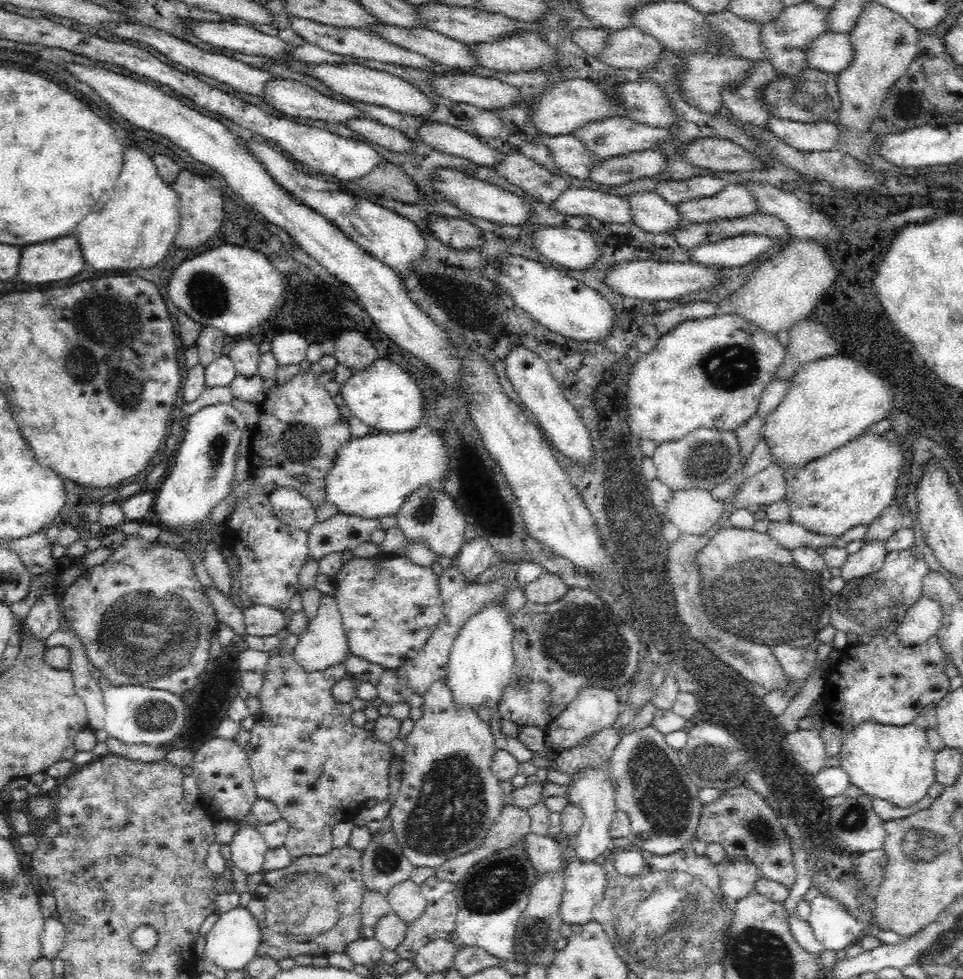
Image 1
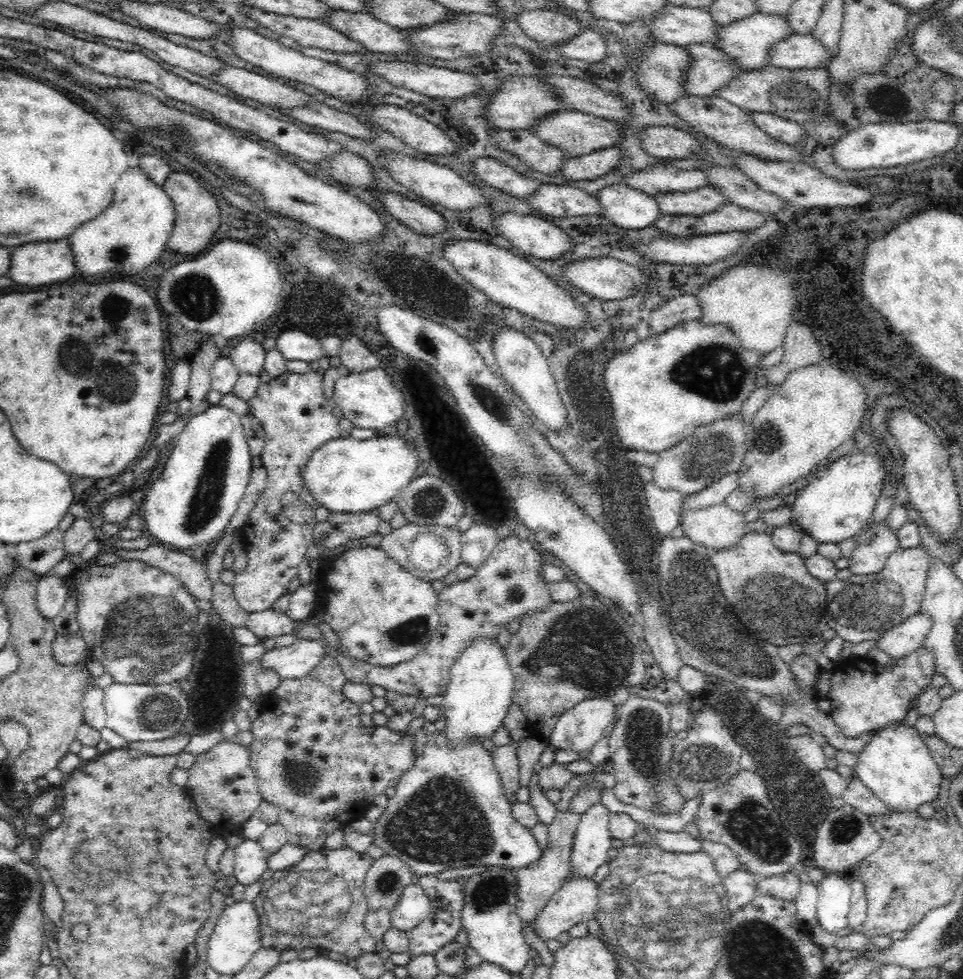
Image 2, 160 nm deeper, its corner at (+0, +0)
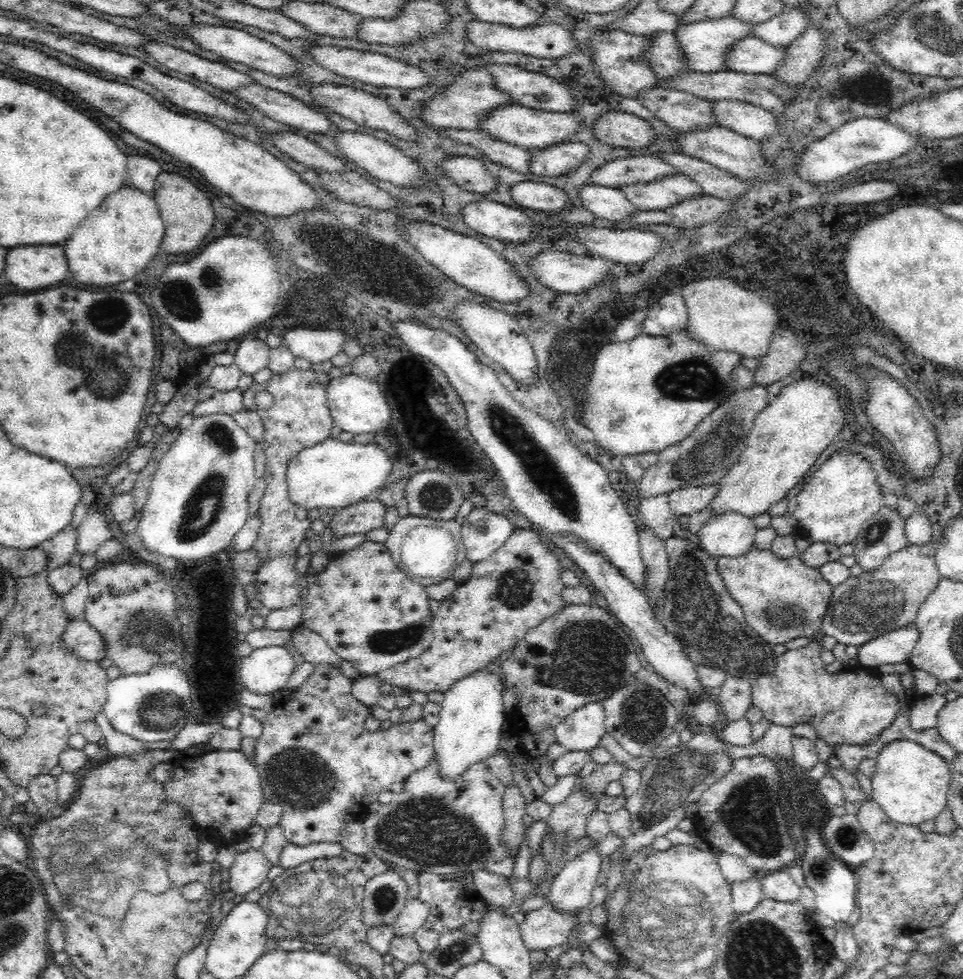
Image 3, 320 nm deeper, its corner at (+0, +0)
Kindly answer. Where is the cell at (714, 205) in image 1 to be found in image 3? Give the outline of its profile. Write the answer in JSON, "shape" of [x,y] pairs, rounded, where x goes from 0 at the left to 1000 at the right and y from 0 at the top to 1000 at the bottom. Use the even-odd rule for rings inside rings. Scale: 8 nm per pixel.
{"shape":[[[704,176],[679,186],[658,186],[638,193],[648,197],[663,216],[690,215],[706,204],[730,198],[725,187]]]}

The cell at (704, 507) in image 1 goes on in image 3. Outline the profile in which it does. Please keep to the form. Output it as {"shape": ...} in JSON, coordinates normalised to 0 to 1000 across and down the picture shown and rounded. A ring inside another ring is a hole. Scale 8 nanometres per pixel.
{"shape":[[[753,523],[739,528],[727,541],[725,559],[739,570],[764,570],[779,564],[788,542],[781,530],[765,523]]]}

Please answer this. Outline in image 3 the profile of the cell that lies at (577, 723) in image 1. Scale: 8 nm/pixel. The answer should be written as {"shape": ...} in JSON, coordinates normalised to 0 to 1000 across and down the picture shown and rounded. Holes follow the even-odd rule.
{"shape":[[[612,717],[591,729],[576,744],[579,760],[588,766],[615,766],[628,749],[628,733],[623,717]]]}

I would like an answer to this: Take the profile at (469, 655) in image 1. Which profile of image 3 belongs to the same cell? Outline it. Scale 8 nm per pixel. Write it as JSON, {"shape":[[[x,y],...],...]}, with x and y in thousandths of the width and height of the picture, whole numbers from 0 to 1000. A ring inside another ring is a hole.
{"shape":[[[505,684],[491,686],[488,691],[472,697],[460,707],[459,727],[450,742],[450,768],[457,772],[457,780],[461,780],[461,793],[465,797],[474,797],[492,779],[504,777],[520,766],[519,754],[523,745],[521,737],[531,737],[521,721],[521,699],[515,688],[507,688]]]}

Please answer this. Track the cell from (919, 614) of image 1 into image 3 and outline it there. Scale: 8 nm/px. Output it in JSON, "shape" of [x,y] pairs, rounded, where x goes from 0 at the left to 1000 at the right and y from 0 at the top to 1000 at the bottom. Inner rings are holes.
{"shape":[[[946,638],[911,650],[890,662],[894,681],[910,681],[916,678],[934,678],[944,674],[945,667],[953,656],[953,642]]]}

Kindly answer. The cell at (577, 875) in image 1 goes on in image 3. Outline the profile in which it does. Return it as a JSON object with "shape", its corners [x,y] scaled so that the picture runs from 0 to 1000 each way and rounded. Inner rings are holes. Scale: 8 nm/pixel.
{"shape":[[[567,923],[559,930],[545,934],[544,940],[539,943],[540,958],[548,970],[569,970],[573,966],[582,966],[593,955],[594,946],[598,944],[598,935],[582,933]]]}

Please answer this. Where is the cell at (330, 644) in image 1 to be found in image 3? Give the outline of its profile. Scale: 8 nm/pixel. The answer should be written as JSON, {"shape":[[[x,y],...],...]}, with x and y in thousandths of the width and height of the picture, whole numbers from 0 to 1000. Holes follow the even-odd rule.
{"shape":[[[269,661],[258,672],[250,672],[249,699],[264,709],[283,711],[297,702],[305,684],[304,673],[296,661]]]}

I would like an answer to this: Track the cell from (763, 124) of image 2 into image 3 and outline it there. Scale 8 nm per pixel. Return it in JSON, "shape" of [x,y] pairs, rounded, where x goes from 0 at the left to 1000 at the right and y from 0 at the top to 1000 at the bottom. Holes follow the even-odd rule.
{"shape":[[[741,102],[737,107],[746,130],[756,131],[774,141],[791,145],[808,134],[805,118],[791,109],[771,102]]]}

